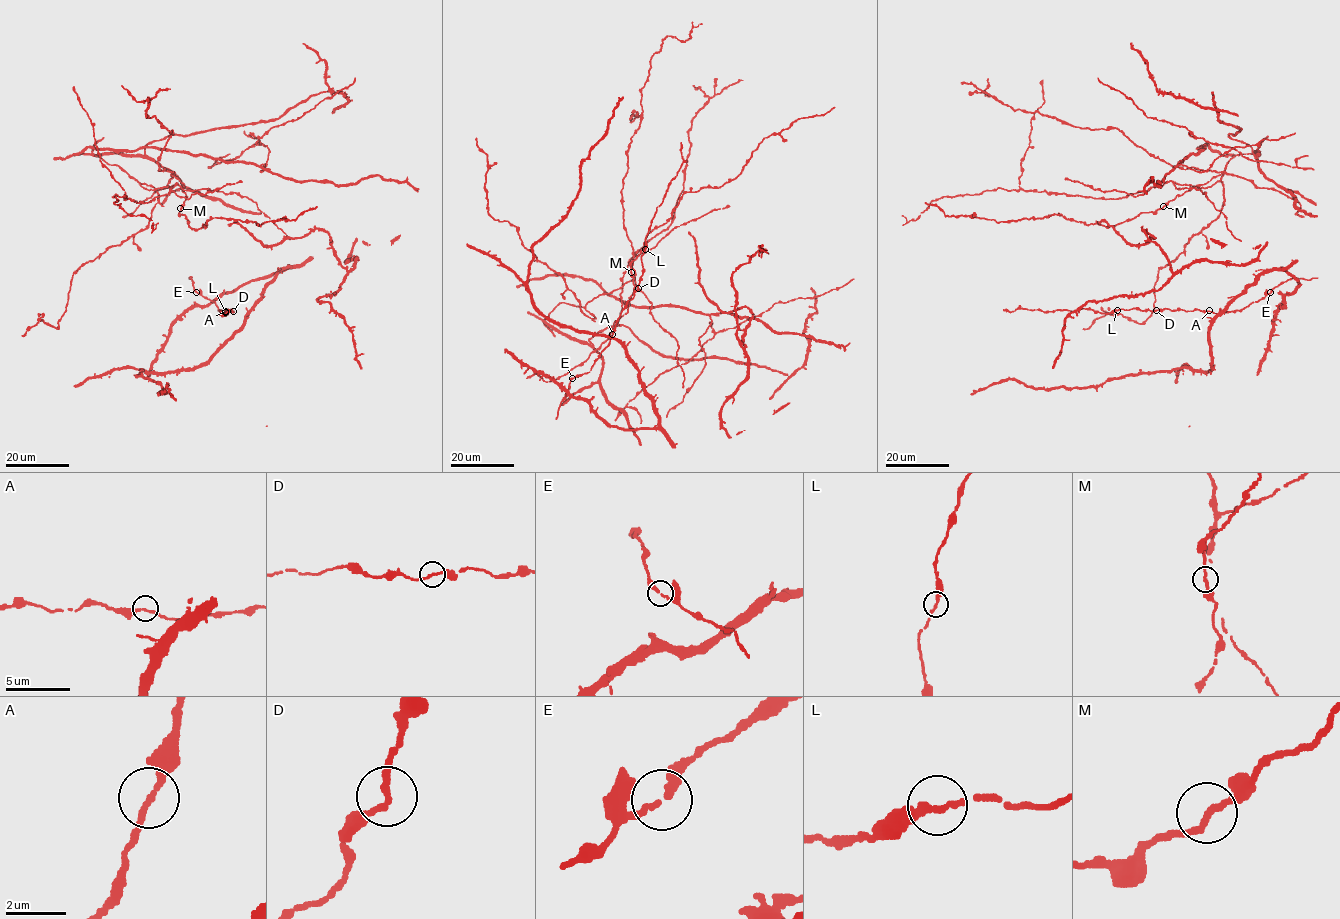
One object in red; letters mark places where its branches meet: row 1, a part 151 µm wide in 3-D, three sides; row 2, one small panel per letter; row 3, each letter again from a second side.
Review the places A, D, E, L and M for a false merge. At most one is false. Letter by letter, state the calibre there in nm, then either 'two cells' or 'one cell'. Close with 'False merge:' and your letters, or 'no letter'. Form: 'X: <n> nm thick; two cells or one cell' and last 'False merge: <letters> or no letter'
A: 240 nm thick; one cell
D: 200 nm thick; one cell
E: 220 nm thick; one cell
L: 240 nm thick; one cell
M: 240 nm thick; one cell
False merge: no letter

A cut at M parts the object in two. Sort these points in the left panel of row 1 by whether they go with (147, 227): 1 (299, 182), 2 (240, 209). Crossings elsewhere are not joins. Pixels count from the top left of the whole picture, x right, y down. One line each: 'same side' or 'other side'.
1: same side
2: same side

